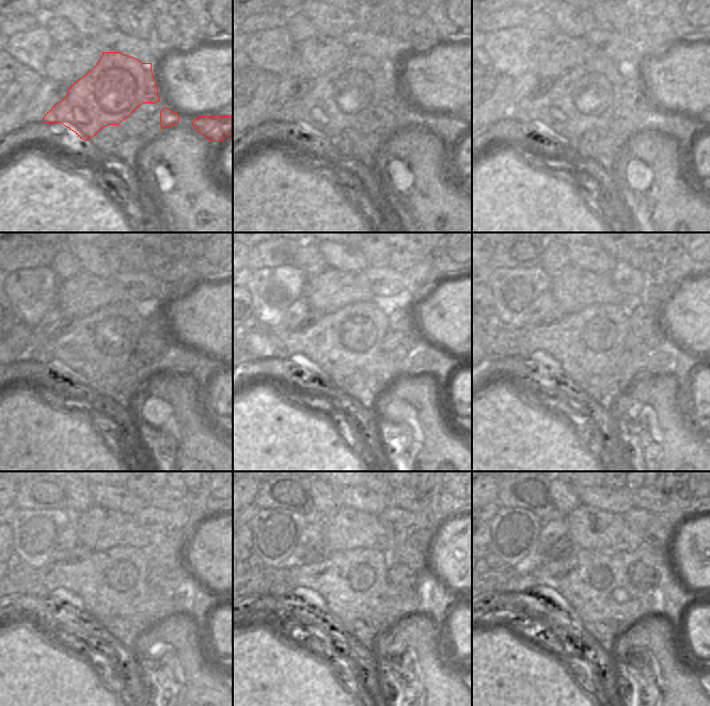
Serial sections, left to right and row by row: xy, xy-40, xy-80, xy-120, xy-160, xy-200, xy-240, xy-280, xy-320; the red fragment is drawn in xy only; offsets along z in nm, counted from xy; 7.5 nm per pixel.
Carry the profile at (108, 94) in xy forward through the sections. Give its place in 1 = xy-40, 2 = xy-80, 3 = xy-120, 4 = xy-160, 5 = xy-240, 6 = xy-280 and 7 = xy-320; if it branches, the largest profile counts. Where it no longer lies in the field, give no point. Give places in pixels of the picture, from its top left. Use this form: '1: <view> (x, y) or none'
1: xy-40 (343, 99)
2: xy-80 (584, 99)
3: xy-120 (104, 343)
4: xy-160 (348, 341)
5: xy-240 (109, 584)
6: xy-280 (352, 584)
7: xy-320 (593, 586)

